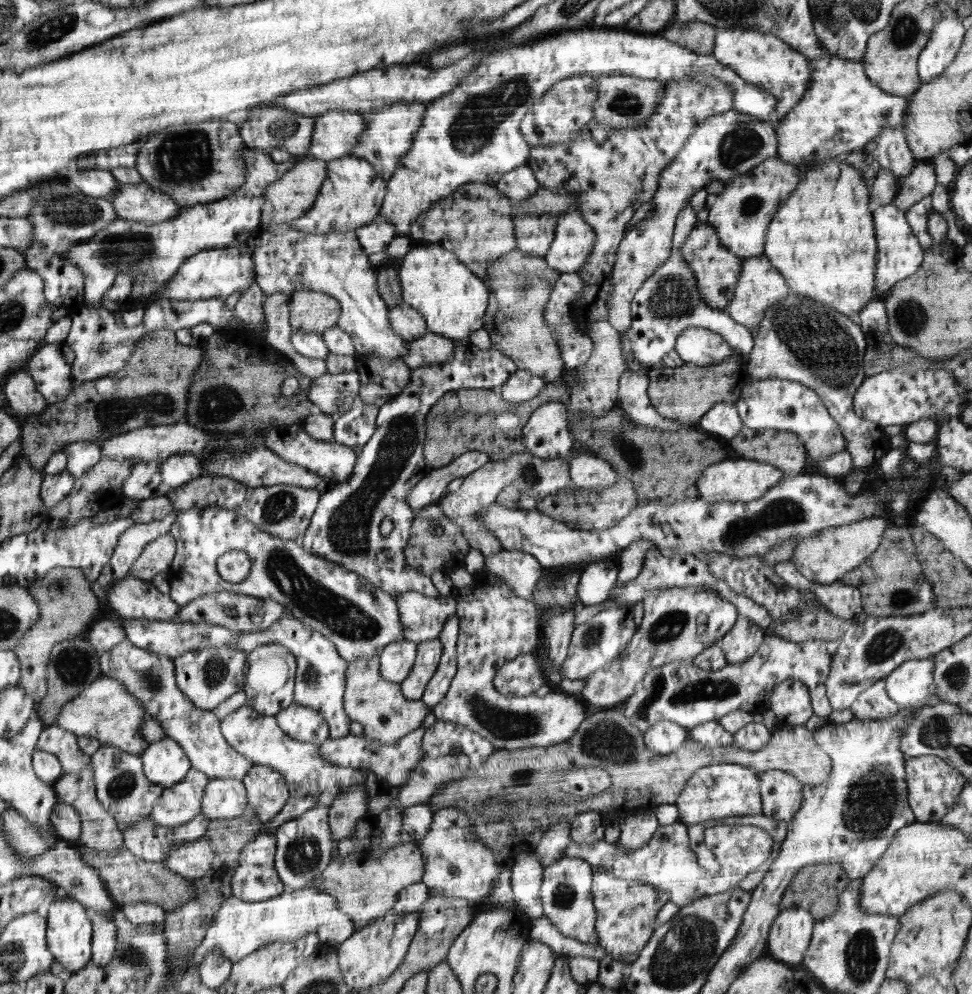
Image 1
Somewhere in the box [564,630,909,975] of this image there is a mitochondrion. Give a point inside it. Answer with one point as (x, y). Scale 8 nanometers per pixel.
(868, 809)

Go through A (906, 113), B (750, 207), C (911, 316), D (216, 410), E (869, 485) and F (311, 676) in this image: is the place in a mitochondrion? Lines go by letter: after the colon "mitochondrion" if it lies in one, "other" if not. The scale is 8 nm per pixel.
A: other
B: mitochondrion
C: mitochondrion
D: mitochondrion
E: other
F: mitochondrion

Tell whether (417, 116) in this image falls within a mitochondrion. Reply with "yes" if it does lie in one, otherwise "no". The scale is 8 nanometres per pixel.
no

